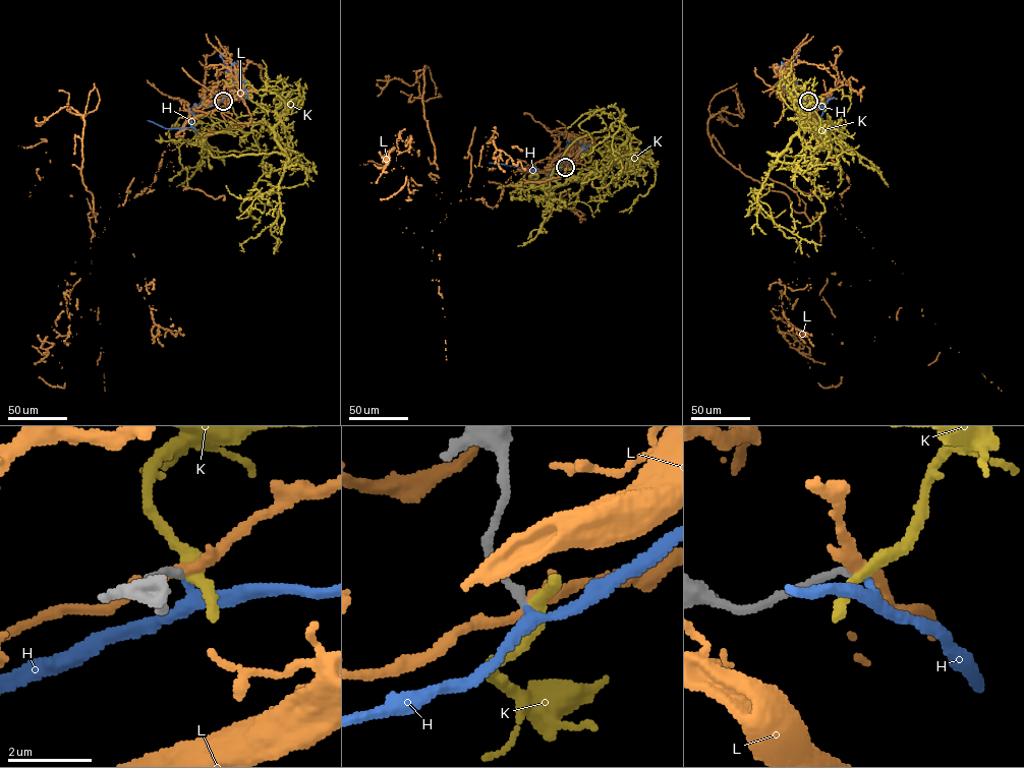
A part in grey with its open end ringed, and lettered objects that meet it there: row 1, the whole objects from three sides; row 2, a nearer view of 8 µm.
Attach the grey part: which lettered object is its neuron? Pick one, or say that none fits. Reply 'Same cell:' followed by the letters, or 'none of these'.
Same cell: H

